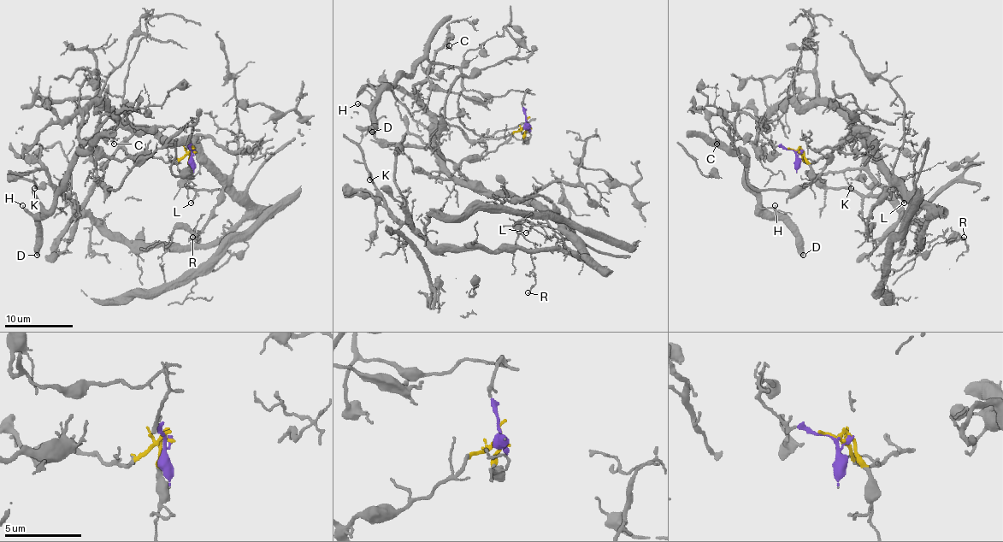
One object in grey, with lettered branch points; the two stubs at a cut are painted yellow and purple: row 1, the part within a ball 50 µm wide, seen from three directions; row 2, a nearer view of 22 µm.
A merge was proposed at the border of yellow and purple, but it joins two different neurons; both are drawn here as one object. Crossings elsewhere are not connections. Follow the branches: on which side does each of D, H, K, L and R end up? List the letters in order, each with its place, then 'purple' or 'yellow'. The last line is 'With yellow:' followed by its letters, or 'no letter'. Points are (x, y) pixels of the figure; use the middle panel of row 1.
D: place (372, 132); purple
H: place (357, 103); purple
K: place (369, 179); yellow
L: place (526, 232); yellow
R: place (528, 292); yellow
With yellow: K, L, R

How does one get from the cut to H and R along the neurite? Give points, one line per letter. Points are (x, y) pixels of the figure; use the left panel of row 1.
H: (192, 150), (192, 123), (144, 128), (125, 113), (109, 116), (51, 206), (34, 215), (22, 206)
R: (192, 150), (165, 162), (130, 156), (123, 144), (133, 133), (189, 144), (245, 208), (213, 242), (192, 237)

